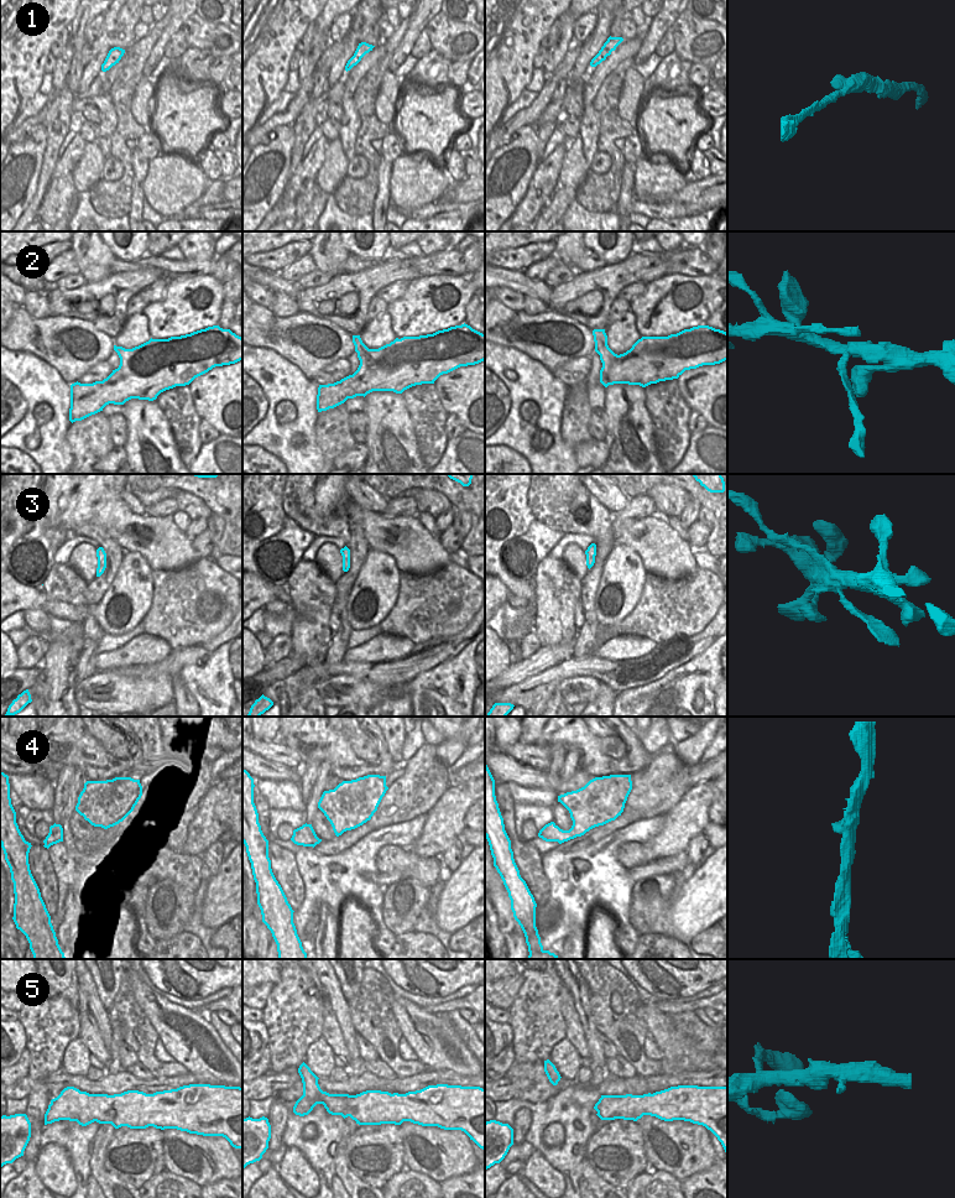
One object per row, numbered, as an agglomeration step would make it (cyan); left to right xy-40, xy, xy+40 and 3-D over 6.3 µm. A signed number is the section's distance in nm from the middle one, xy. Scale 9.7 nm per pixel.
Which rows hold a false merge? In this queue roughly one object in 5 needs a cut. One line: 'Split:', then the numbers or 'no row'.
Split: no row

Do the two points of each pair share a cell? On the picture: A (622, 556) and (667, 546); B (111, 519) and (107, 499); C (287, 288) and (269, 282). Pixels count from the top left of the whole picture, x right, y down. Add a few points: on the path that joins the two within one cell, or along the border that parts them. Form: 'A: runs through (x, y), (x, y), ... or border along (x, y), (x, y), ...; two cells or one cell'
A: border along (615, 543), (630, 546), (637, 553), (647, 572); two cells
B: runs through (111, 514), (107, 509), (107, 504); one cell
C: runs through (282, 285), (274, 282); one cell

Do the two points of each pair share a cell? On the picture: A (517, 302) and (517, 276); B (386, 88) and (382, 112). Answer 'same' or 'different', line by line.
A: different
B: same

